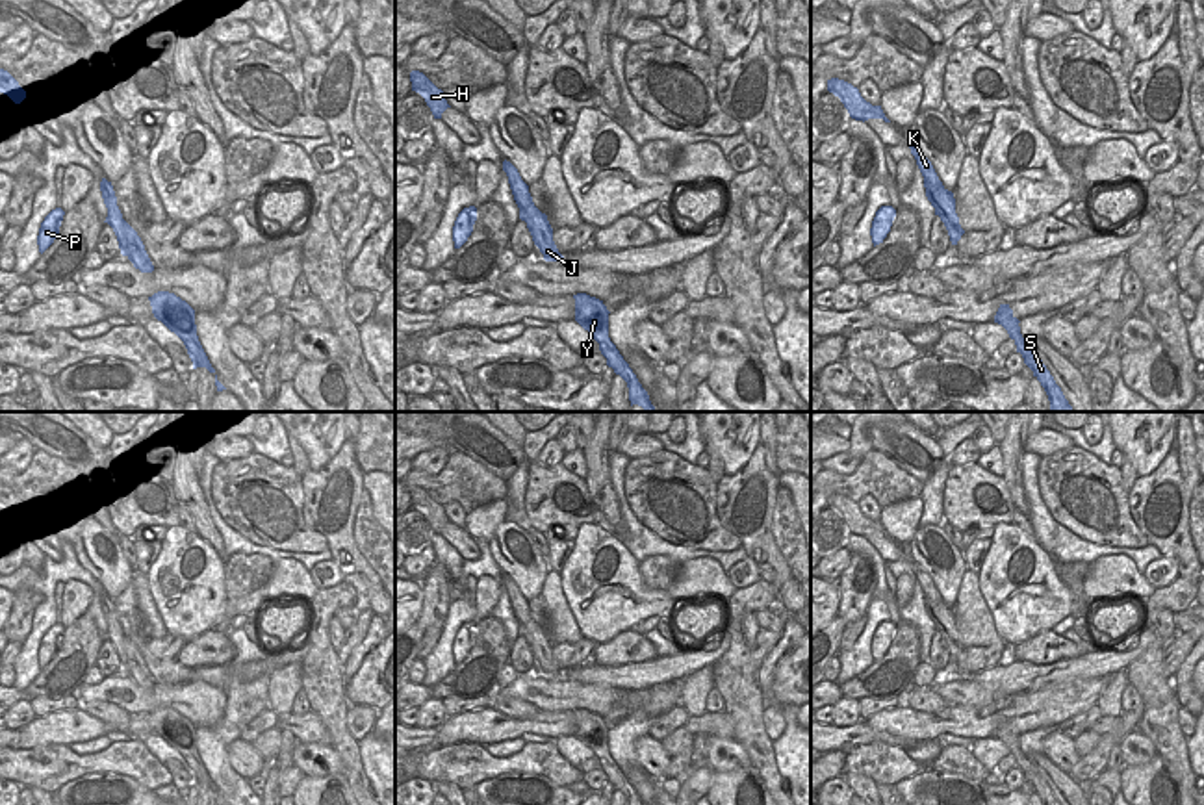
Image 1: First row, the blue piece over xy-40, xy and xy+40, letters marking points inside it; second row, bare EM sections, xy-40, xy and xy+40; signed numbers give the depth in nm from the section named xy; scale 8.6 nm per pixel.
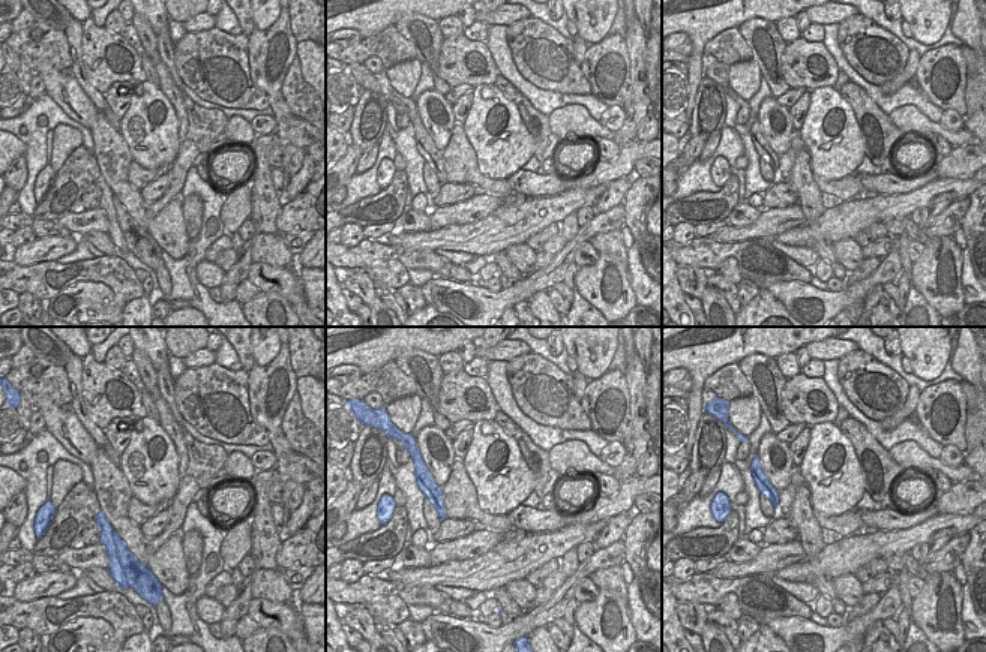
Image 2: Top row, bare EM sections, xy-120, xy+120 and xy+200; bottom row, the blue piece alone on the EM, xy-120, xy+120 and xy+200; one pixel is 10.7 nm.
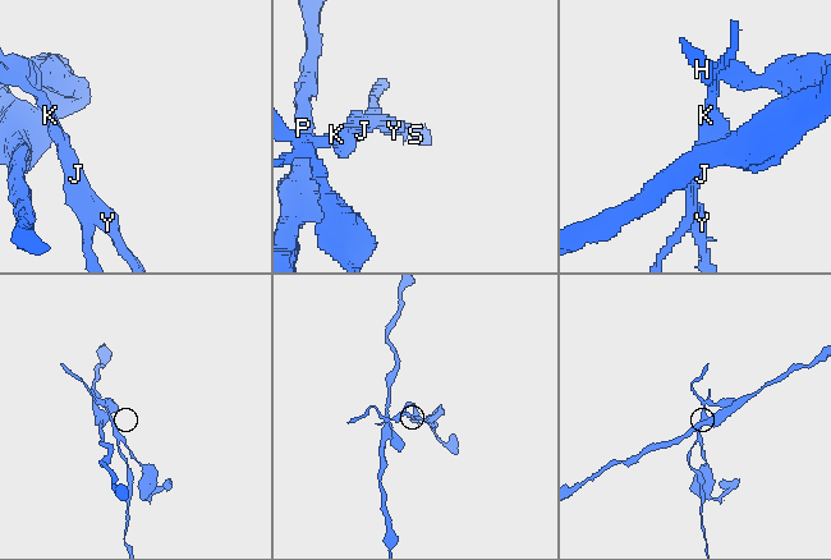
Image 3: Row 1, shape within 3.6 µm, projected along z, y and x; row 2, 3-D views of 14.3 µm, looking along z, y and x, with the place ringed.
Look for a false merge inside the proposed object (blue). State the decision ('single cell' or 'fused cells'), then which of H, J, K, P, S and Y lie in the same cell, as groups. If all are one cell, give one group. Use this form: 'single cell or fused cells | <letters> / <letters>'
fused cells | H J P S Y / K

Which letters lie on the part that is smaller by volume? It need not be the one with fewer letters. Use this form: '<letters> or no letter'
K

